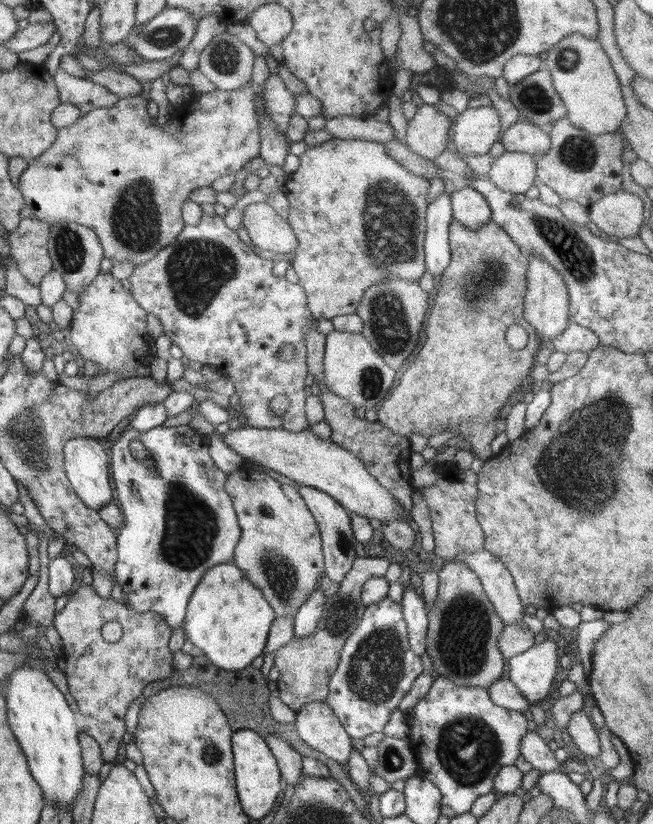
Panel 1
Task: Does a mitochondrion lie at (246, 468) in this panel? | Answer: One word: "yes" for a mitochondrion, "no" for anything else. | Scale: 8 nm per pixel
no

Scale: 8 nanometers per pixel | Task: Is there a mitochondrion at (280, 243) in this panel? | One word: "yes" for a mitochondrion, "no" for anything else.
no

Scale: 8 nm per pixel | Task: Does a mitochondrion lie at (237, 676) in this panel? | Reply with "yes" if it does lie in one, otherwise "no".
no

